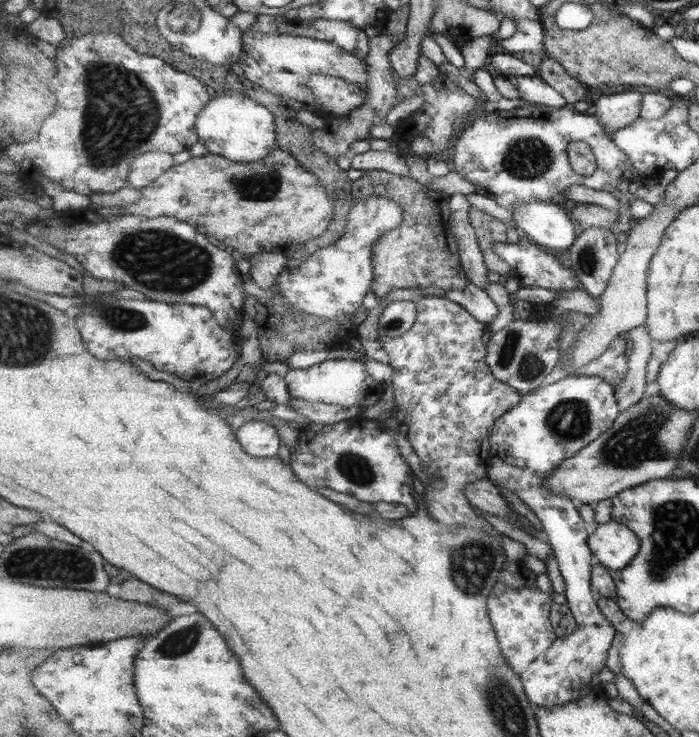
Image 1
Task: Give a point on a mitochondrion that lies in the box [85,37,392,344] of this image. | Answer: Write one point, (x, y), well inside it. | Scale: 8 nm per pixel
(161, 260)

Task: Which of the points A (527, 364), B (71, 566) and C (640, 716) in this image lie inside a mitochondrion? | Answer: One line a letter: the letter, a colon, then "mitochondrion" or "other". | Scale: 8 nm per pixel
A: mitochondrion
B: mitochondrion
C: other

